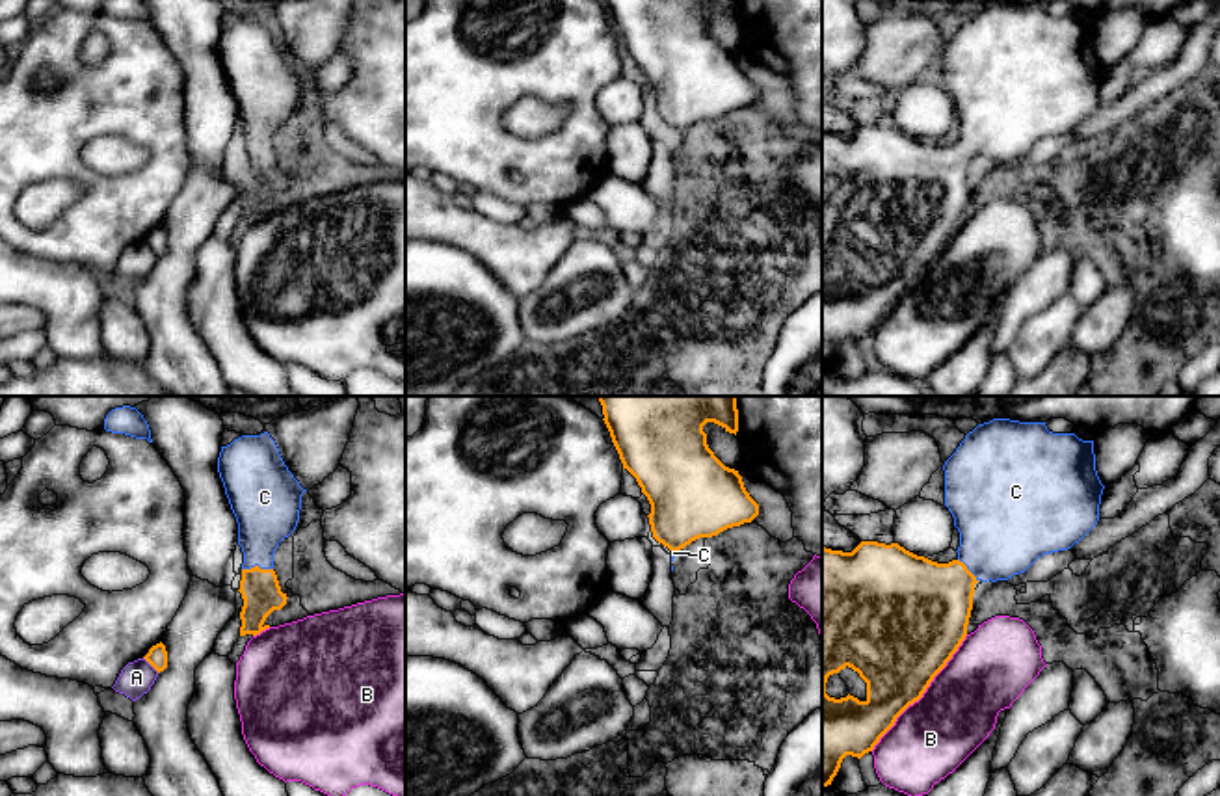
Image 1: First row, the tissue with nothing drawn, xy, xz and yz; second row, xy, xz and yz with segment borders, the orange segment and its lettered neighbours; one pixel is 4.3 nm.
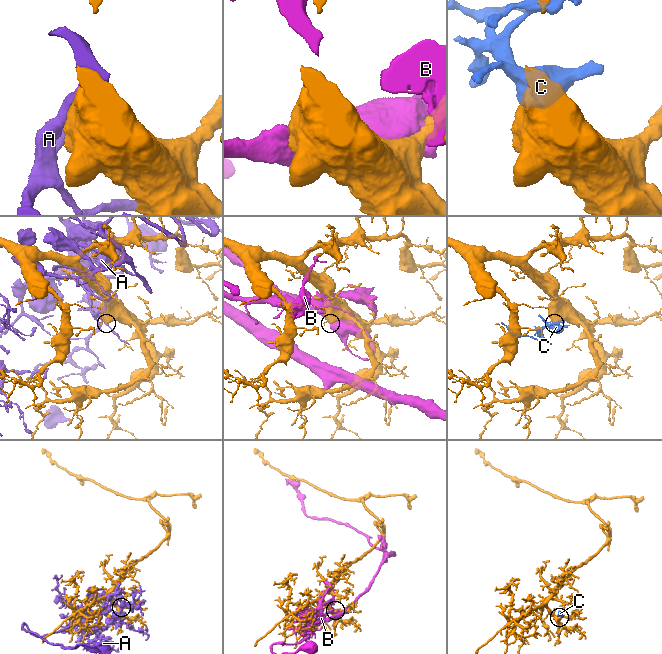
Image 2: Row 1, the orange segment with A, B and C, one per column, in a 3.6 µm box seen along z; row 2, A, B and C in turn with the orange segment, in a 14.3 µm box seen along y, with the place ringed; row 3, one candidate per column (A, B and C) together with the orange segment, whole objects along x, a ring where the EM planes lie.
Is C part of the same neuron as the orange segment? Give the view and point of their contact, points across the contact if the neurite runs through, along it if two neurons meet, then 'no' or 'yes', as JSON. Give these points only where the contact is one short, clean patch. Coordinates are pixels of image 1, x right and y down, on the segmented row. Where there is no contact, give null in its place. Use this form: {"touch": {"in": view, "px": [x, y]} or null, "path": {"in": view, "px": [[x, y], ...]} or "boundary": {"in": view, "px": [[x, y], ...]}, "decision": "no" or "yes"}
{"touch": {"in": "xy", "px": [257, 566]}, "path": {"in": "xy", "px": [[261, 592], [257, 566], [259, 530], [266, 510]]}, "decision": "yes"}

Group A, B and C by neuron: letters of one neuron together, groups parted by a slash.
A / B / C

